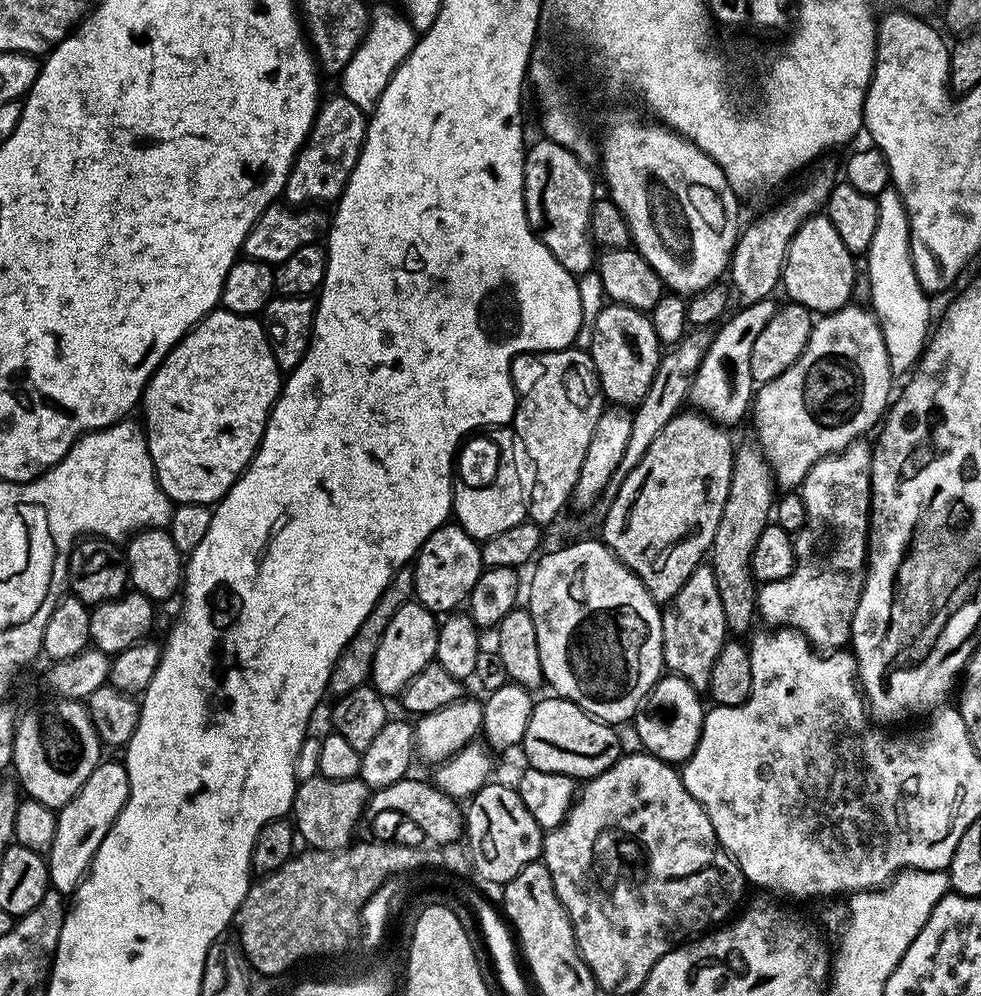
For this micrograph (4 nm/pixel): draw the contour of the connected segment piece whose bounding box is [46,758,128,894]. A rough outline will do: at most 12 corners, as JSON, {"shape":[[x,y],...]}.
{"shape":[[109,758],[56,812],[48,883],[75,893],[128,800]]}

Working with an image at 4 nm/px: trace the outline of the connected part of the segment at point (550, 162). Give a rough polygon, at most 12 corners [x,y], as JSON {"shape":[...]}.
{"shape":[[540,138],[524,154],[524,209],[567,272],[594,268],[596,184]]}

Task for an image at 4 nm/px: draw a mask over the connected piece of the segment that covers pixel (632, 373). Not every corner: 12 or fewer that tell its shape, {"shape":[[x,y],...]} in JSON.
{"shape":[[605,303],[590,355],[605,401],[640,404],[662,345],[651,315]]}

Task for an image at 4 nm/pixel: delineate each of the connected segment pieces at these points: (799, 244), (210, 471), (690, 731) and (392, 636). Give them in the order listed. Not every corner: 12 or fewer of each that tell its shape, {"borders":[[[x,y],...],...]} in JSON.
{"borders":[[[827,215],[790,242],[782,288],[813,314],[851,301],[853,253]],[[213,310],[144,389],[164,493],[212,506],[260,449],[282,373]],[[661,675],[634,717],[643,751],[673,766],[698,746],[706,704]],[[410,602],[390,618],[370,677],[395,697],[436,659],[437,617]]]}

